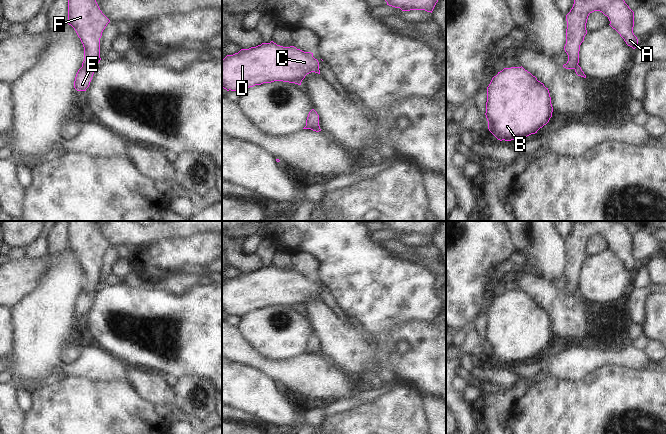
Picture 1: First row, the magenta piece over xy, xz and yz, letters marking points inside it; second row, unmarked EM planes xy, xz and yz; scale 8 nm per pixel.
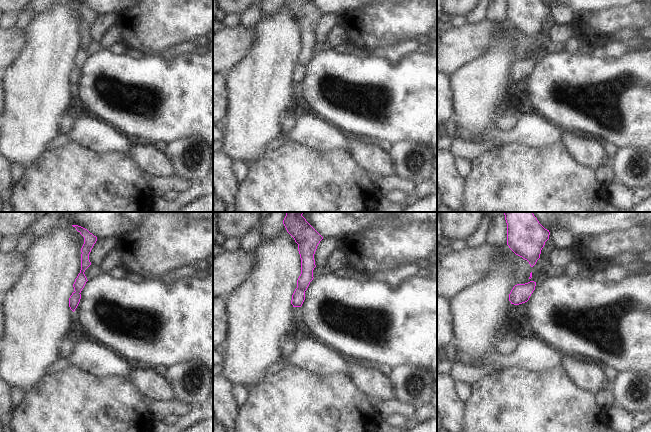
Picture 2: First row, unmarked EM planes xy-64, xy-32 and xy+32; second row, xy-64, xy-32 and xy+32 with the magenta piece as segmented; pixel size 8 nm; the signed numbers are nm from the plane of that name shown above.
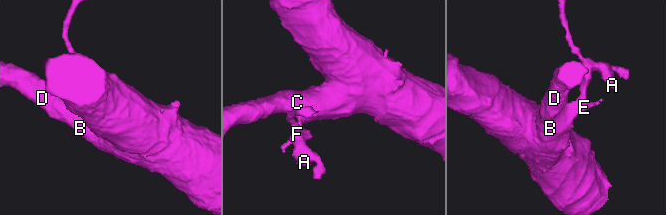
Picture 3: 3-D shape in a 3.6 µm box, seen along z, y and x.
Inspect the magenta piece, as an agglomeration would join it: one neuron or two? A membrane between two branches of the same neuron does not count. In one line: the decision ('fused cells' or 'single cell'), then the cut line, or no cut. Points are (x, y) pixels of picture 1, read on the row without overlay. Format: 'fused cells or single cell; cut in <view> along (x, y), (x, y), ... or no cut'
fused cells; cut in xy along (95, 289), (89, 293), (82, 291)

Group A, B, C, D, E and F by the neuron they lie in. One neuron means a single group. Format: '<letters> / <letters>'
A F / B C D E

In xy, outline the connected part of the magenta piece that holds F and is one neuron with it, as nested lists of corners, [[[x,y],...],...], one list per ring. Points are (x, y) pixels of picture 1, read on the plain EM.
[[[68,221],[68,248],[76,255],[84,271],[84,293],[93,293],[101,284],[100,262],[110,244],[100,234],[94,221]]]

